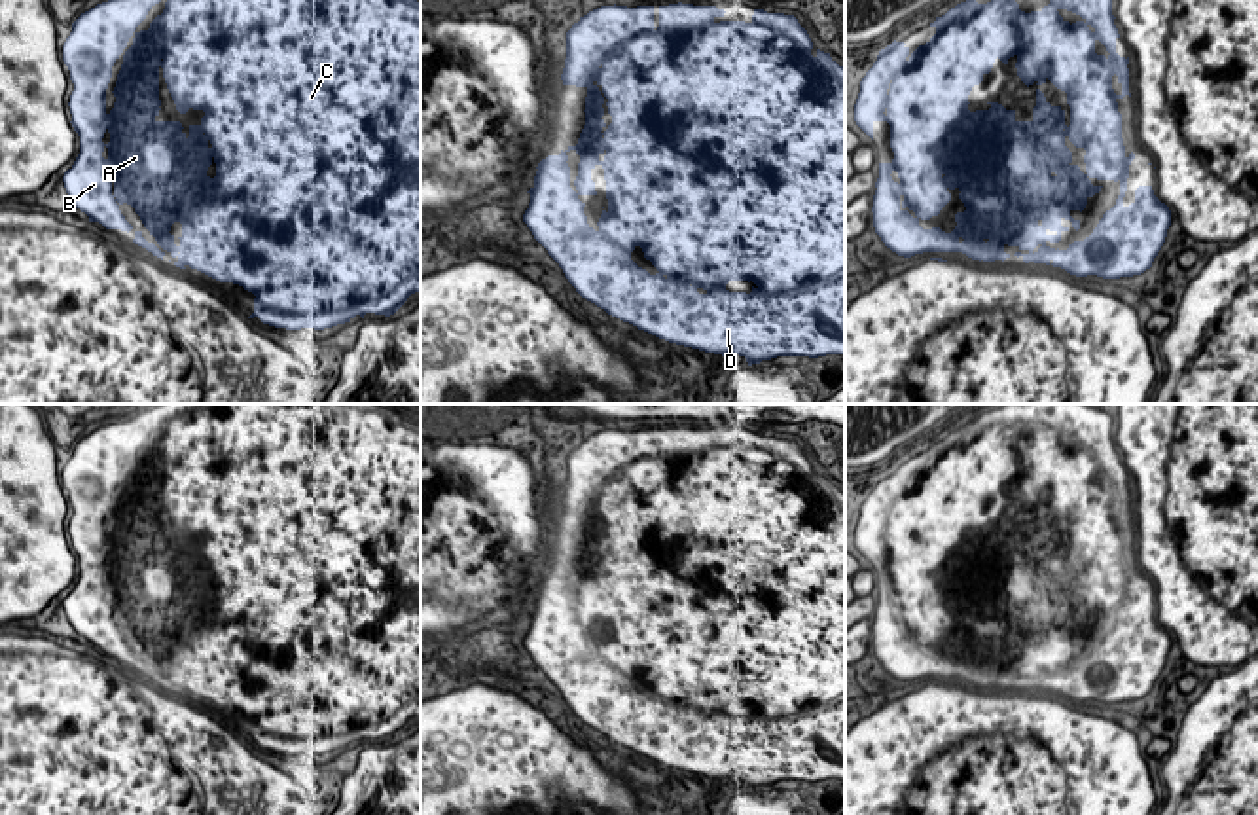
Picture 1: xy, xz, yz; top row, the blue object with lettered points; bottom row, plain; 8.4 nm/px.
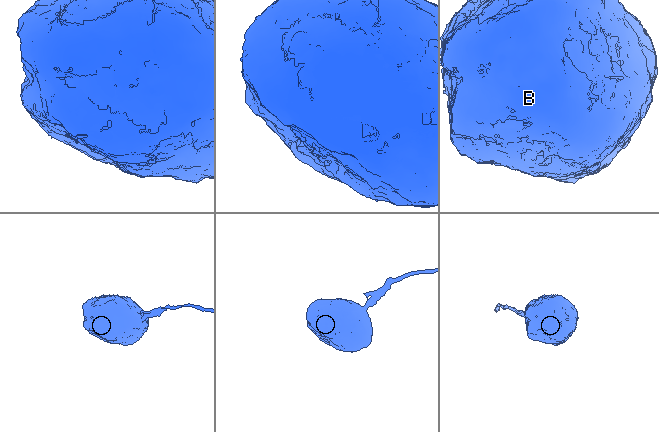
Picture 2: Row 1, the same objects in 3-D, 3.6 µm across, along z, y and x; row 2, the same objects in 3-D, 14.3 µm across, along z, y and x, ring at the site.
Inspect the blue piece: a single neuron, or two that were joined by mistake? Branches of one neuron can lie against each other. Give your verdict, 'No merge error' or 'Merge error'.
No merge error

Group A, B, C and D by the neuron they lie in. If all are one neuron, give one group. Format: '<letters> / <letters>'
A B C D

